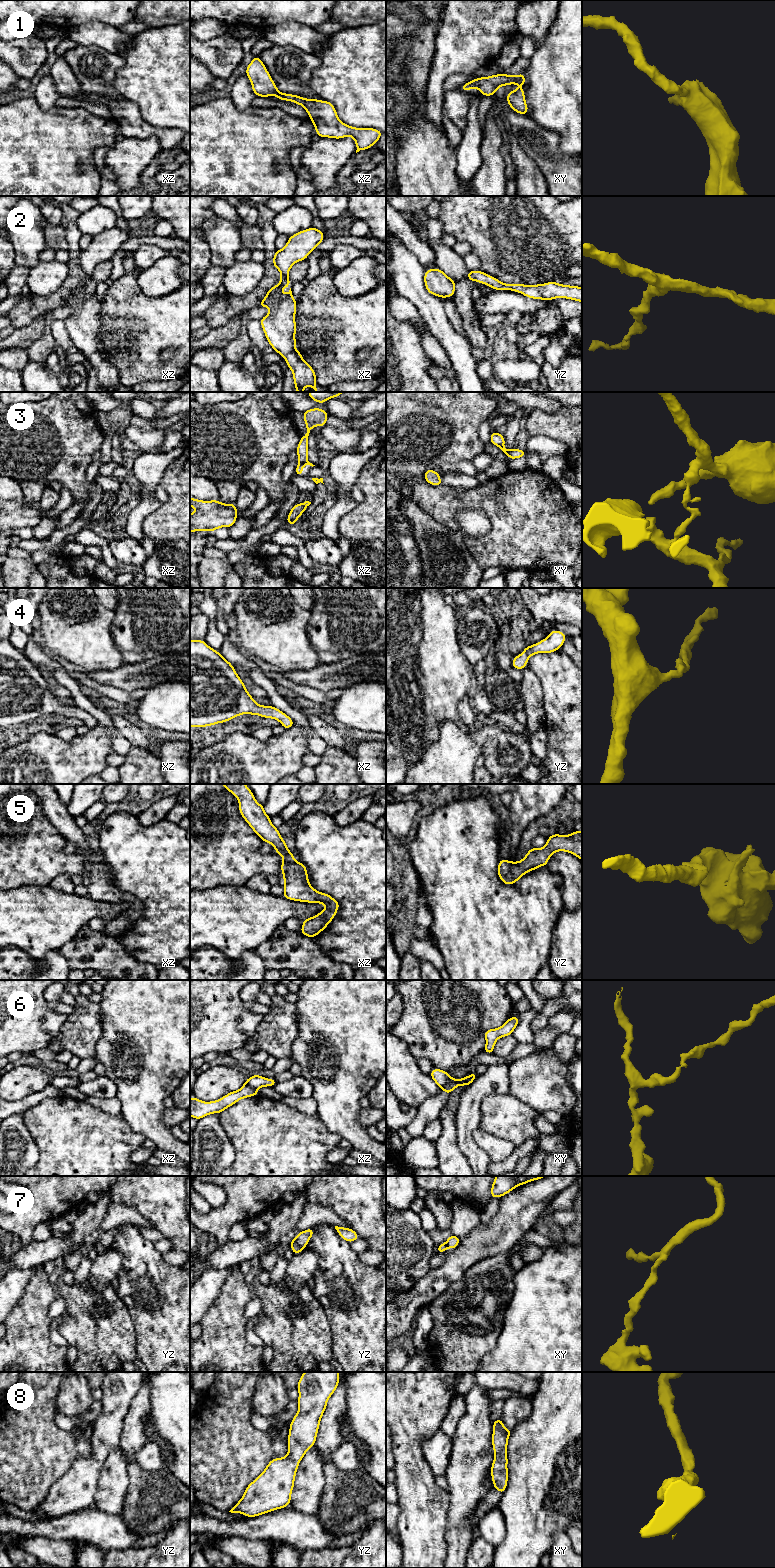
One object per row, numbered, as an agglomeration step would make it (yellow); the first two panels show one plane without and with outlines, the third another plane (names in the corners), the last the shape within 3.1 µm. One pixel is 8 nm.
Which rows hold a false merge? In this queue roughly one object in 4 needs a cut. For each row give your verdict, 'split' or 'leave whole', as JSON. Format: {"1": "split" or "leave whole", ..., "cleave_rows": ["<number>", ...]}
{"1": "leave whole", "2": "leave whole", "3": "split", "4": "leave whole", "5": "leave whole", "6": "split", "7": "split", "8": "leave whole", "cleave_rows": ["3", "6", "7"]}

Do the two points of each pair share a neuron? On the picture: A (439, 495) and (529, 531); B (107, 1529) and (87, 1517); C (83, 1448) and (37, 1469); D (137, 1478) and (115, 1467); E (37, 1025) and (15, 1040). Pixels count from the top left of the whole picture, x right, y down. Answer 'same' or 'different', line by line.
A: same
B: same
C: different
D: different
E: same

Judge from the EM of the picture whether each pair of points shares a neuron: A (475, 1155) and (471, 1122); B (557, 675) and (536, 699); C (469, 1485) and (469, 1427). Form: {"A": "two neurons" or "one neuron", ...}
{"A": "one neuron", "B": "two neurons", "C": "one neuron"}

